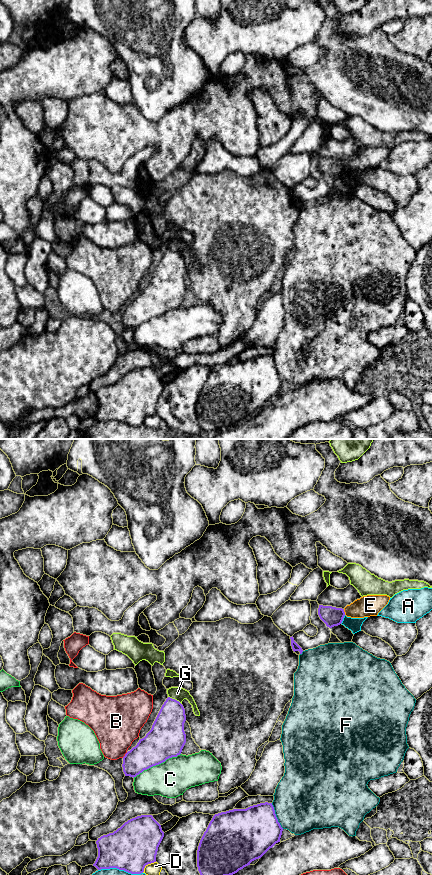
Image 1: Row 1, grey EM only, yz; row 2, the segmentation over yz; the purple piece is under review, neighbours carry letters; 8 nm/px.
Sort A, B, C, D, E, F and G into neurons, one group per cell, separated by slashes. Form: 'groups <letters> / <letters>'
groups A / B / C / D / E / F / G

